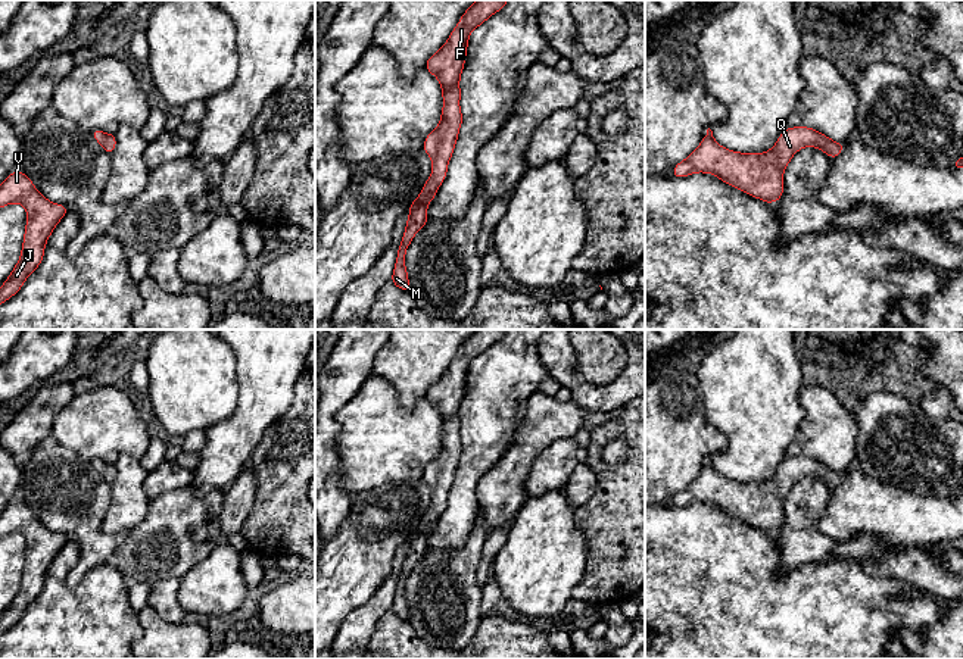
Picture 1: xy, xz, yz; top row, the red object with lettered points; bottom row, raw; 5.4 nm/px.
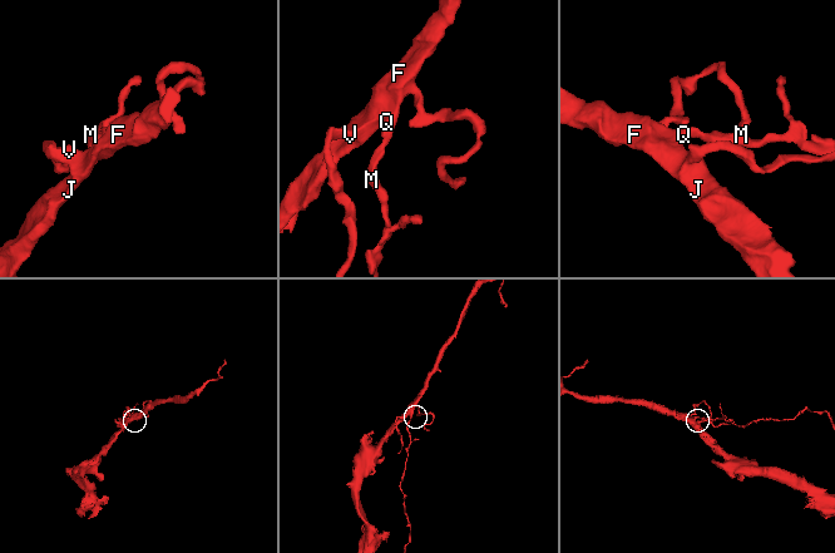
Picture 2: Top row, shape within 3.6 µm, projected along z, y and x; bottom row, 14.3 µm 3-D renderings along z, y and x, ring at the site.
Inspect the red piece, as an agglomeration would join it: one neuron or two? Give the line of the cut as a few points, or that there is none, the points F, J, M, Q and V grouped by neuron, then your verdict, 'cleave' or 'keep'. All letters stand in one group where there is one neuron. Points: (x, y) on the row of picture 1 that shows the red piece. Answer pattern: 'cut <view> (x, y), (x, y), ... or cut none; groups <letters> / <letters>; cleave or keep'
cut none; groups F J M Q V; keep

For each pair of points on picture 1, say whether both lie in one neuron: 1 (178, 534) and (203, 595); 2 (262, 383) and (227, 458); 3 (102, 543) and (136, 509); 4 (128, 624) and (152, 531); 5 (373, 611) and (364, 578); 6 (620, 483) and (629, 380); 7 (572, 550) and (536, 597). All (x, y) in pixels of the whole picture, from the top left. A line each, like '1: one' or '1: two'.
1: two
2: one
3: two
4: two
5: two
6: two
7: one

